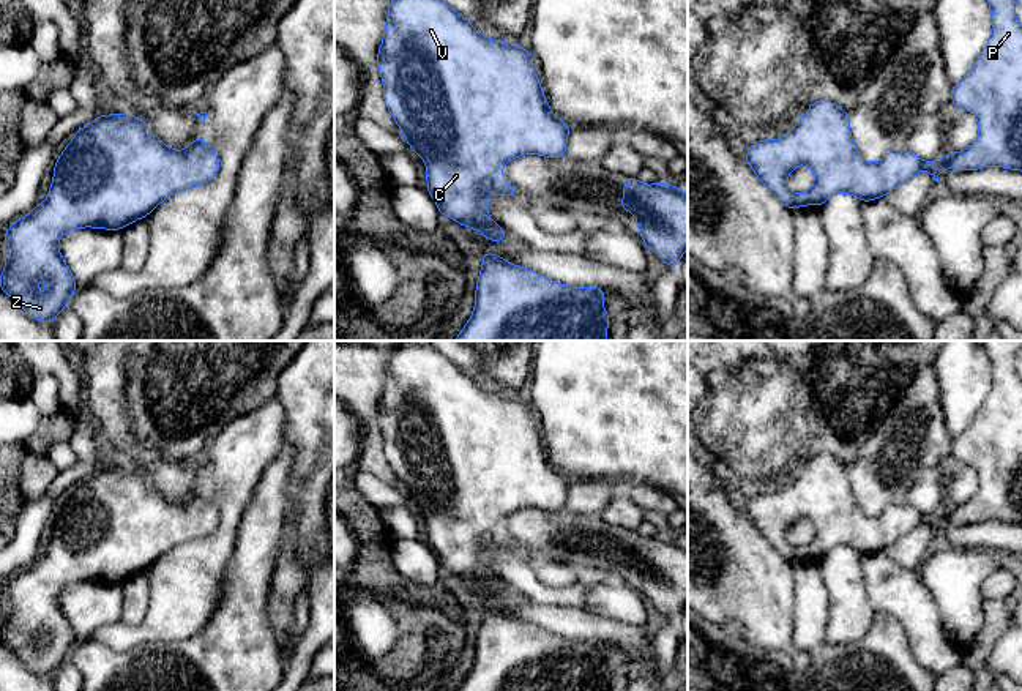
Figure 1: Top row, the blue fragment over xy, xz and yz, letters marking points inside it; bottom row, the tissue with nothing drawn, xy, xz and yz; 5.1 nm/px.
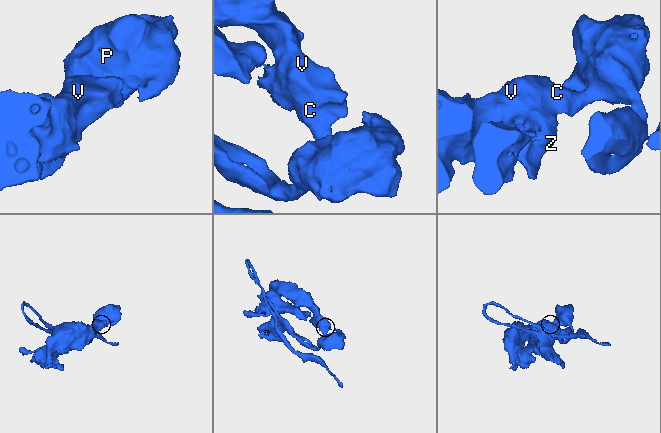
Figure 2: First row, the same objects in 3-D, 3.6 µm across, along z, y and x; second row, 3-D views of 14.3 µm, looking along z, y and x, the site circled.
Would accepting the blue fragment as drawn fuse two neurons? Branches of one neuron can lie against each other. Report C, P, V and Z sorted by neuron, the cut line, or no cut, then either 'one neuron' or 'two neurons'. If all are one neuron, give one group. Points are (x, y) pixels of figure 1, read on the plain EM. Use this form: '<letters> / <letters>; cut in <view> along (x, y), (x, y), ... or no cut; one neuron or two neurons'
C P V Z; no cut; one neuron

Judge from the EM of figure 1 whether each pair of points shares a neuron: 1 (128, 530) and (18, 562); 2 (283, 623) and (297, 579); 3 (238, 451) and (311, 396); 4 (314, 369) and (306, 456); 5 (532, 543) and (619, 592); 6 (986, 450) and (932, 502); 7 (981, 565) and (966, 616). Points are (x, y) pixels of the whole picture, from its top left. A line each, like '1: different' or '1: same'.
1: different
2: same
3: different
4: same
5: different
6: different
7: same

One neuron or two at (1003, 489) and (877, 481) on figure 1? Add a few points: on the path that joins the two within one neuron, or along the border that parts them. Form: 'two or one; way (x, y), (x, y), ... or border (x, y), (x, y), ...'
one; way (977, 456), (969, 448), (910, 448)

